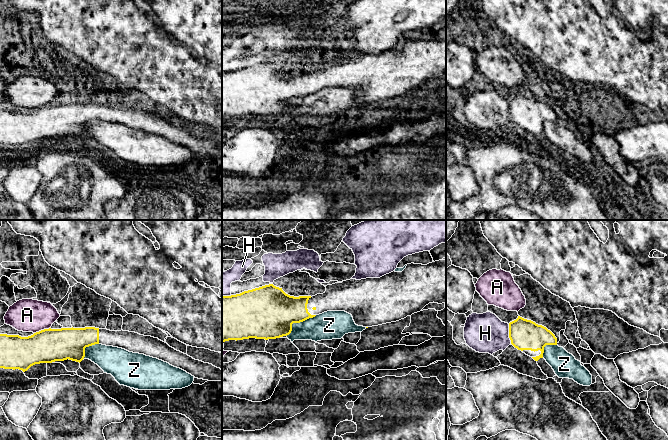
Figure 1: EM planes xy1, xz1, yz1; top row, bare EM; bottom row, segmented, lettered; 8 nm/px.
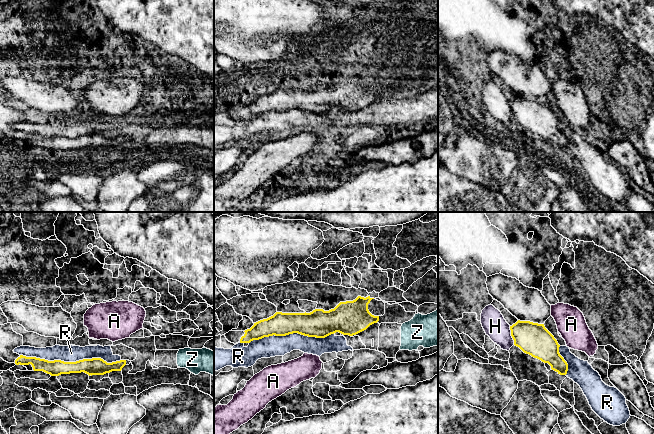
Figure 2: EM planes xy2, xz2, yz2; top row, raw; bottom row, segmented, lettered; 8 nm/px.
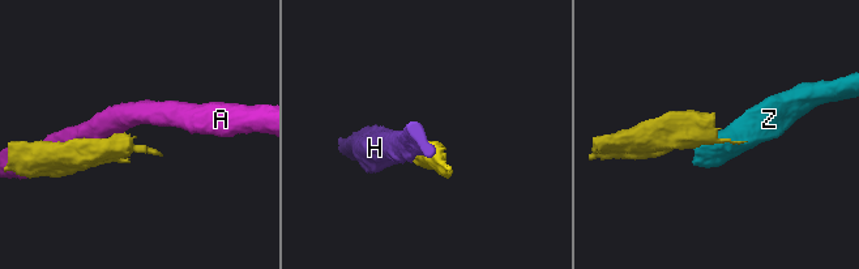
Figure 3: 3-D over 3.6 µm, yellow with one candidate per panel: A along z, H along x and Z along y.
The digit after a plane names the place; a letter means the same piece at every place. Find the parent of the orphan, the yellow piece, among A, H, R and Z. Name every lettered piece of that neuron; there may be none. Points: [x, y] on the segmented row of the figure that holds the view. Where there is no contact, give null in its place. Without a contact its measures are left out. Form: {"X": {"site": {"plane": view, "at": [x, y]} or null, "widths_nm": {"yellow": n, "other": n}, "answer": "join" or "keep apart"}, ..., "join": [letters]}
{"A": {"site": {"plane": "xy1", "at": [42, 330]}, "widths_nm": {"yellow": 280, "other": 260}, "answer": "keep apart"}, "H": {"site": {"plane": "yz1", "at": [509, 334]}, "widths_nm": {"yellow": 240, "other": 320}, "answer": "keep apart"}, "R": {"site": {"plane": "xy2", "at": [70, 362]}, "widths_nm": {"yellow": 140, "other": 130}, "answer": "keep apart"}, "Z": {"site": {"plane": "xz1", "at": [298, 322]}, "widths_nm": {"yellow": 400, "other": 220}, "answer": "keep apart"}, "join": []}

